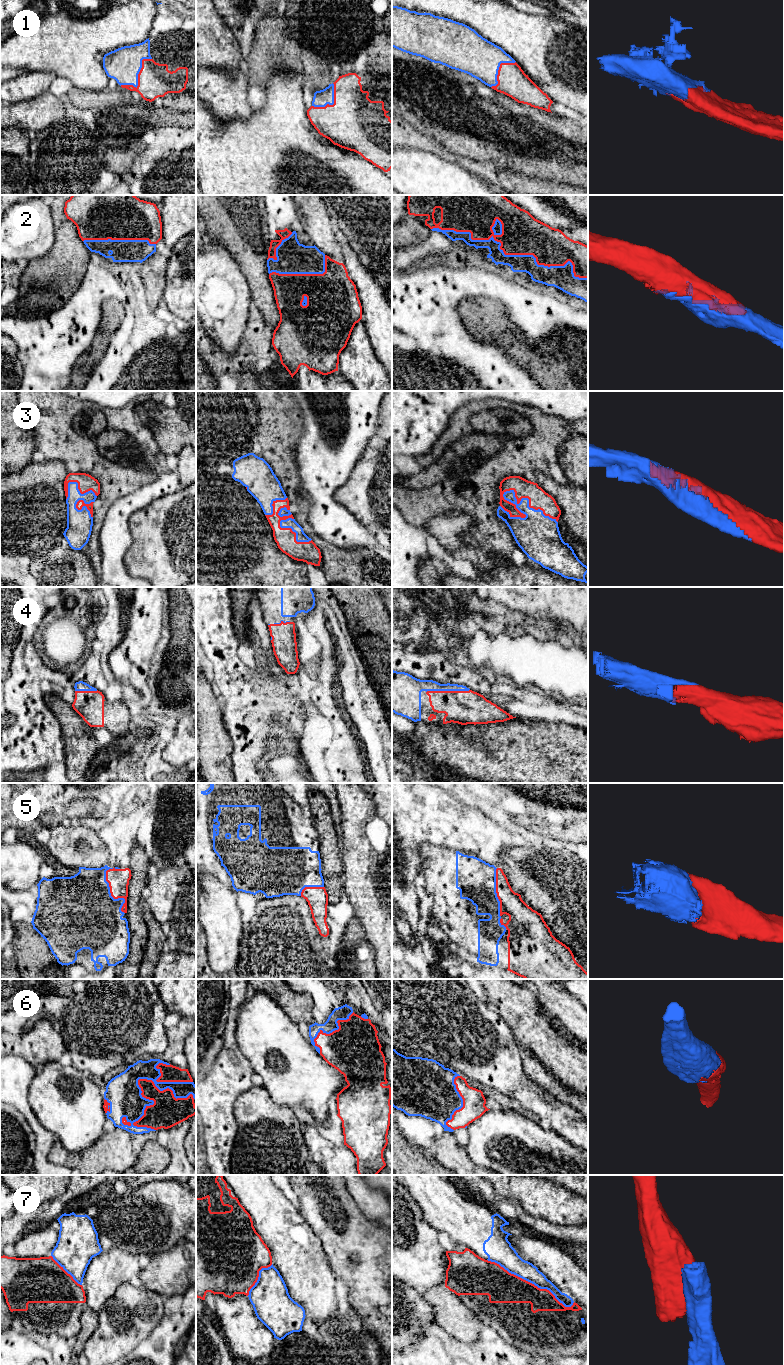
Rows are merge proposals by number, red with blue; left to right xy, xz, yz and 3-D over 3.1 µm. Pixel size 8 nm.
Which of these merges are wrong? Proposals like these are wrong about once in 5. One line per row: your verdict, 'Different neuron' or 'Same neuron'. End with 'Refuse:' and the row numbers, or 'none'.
1: Same neuron
2: Same neuron
3: Same neuron
4: Same neuron
5: Same neuron
6: Same neuron
7: Different neuron
Refuse: 7

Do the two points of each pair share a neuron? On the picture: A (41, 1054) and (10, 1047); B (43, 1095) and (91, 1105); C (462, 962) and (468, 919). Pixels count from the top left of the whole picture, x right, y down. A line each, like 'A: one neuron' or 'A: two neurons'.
A: one neuron
B: one neuron
C: two neurons

